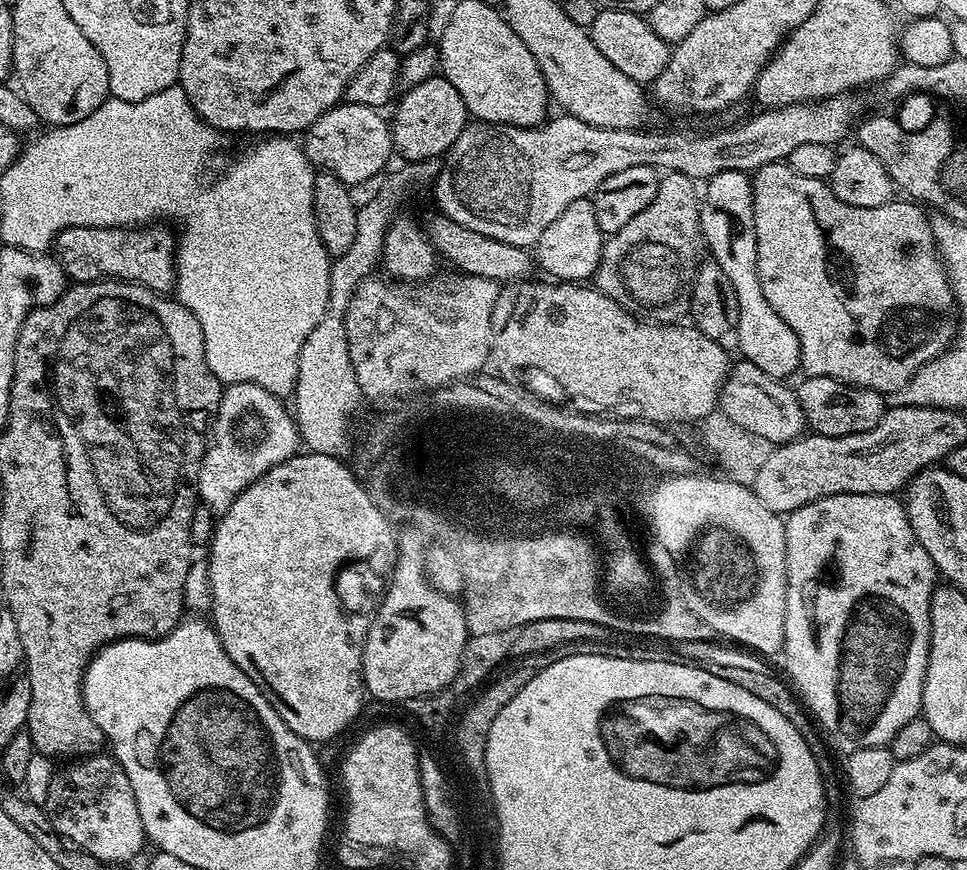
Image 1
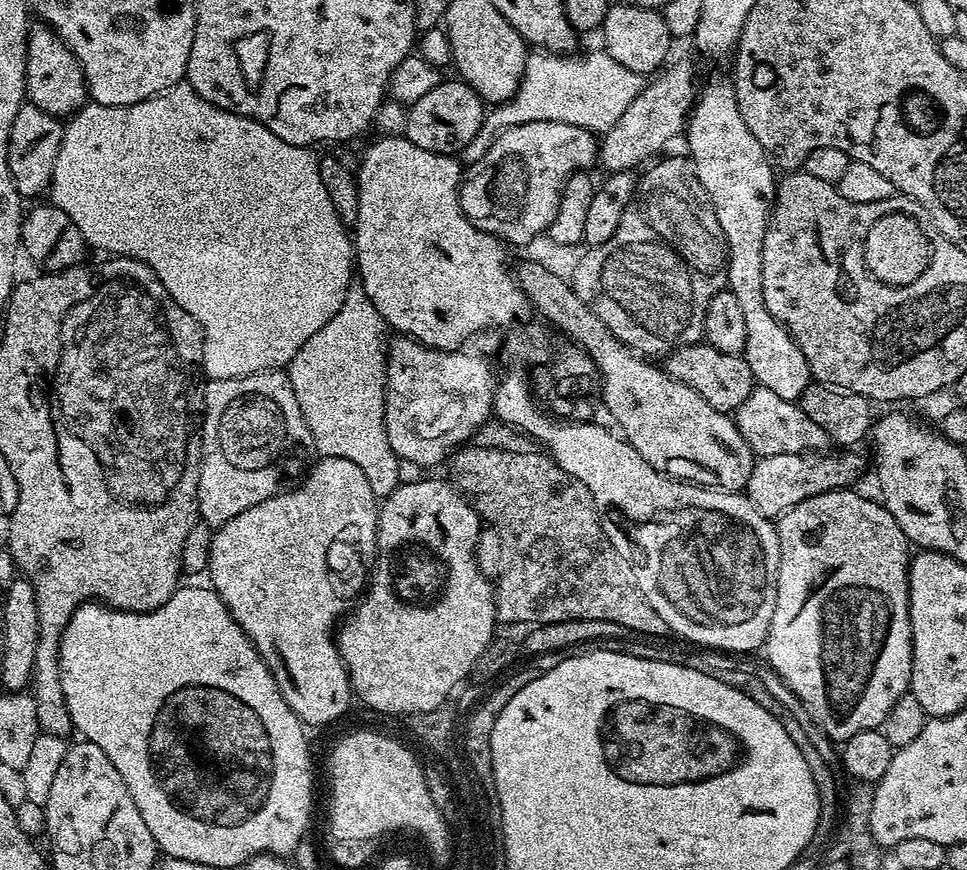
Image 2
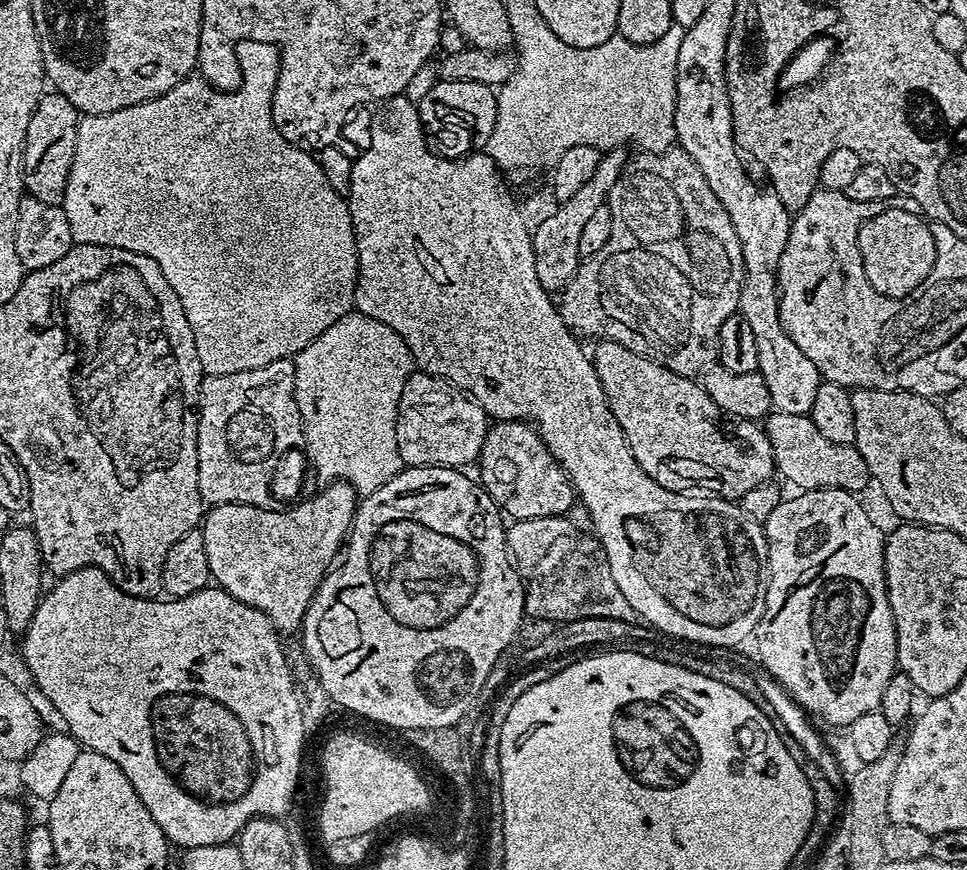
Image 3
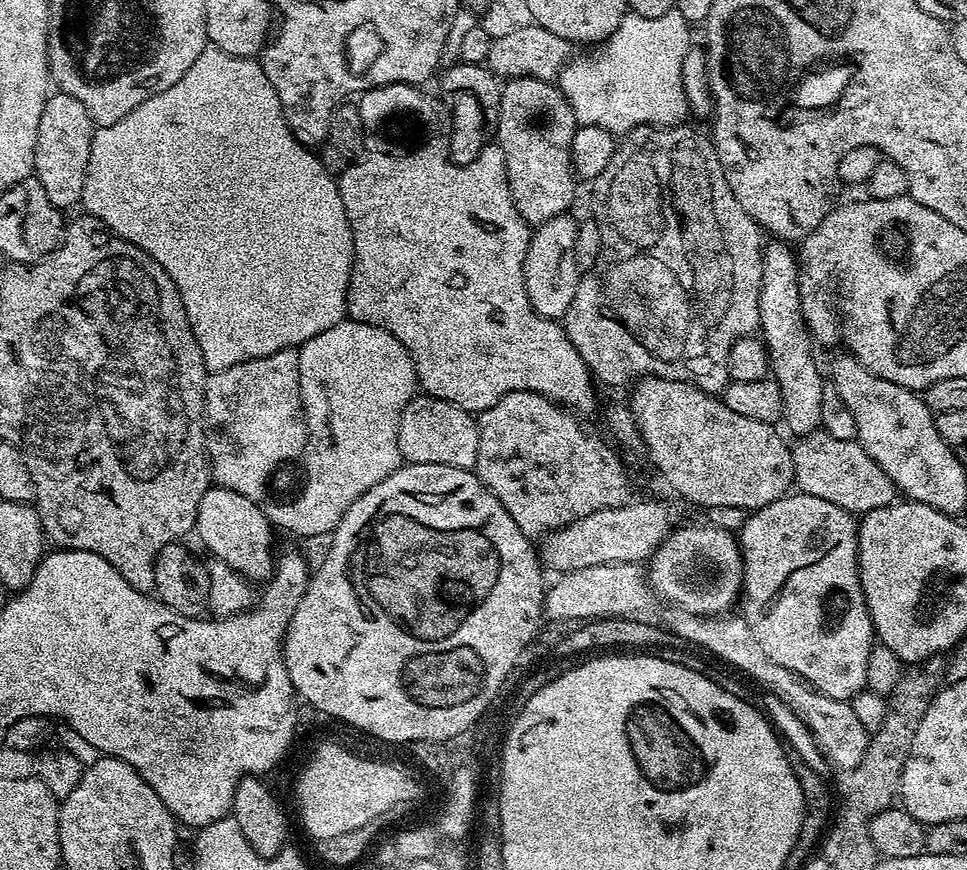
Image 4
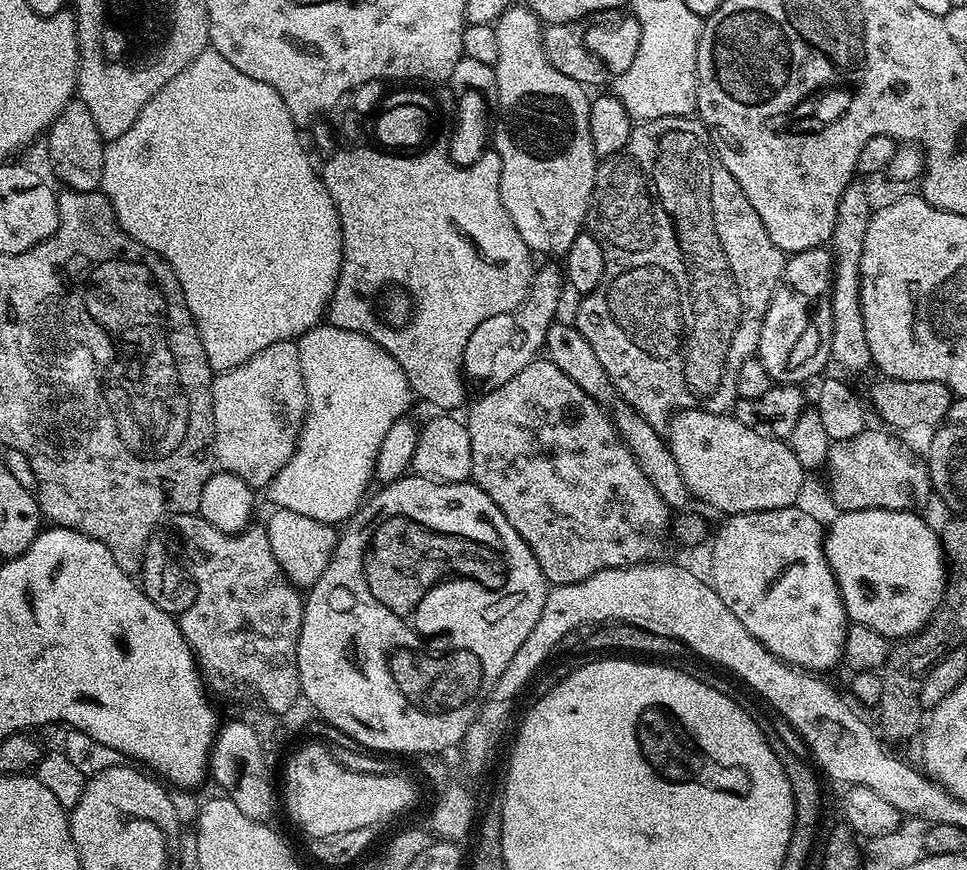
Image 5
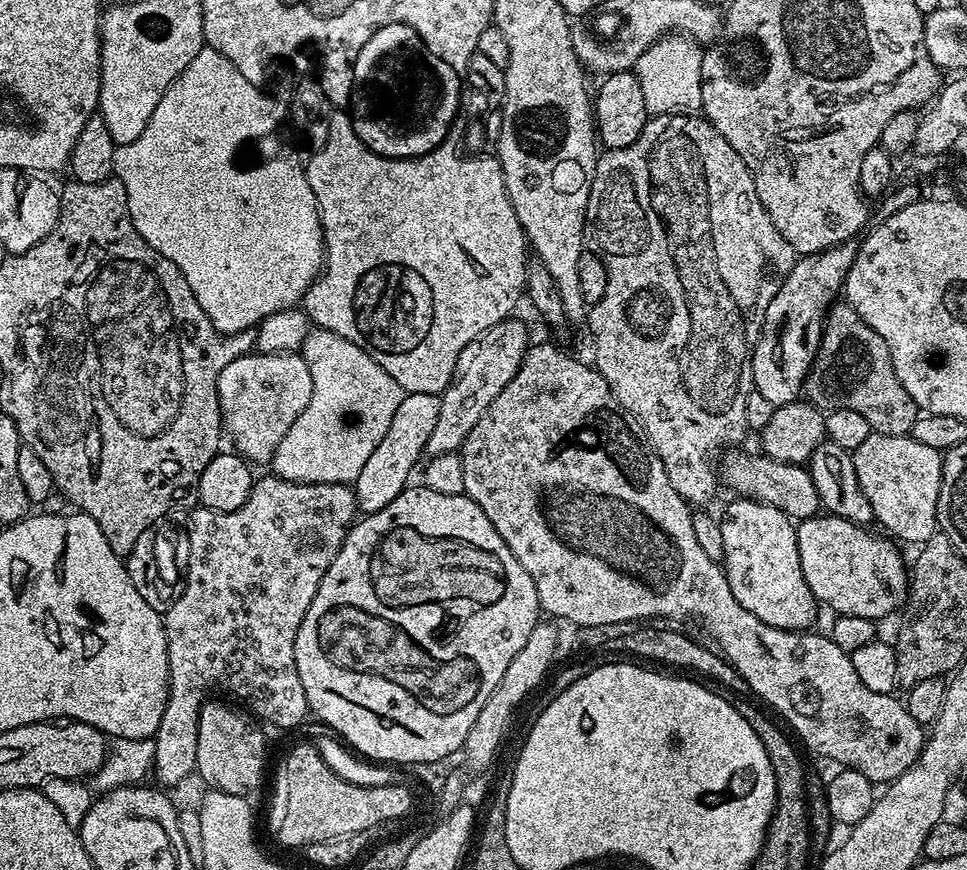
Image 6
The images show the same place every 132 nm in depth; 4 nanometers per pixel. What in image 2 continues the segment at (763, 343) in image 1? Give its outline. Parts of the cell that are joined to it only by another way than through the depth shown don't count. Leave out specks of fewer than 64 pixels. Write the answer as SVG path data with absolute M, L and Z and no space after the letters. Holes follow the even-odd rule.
M716 76L705 88L703 85L699 89L696 102L688 114L687 136L689 152L687 155L692 161L692 167L696 169L698 182L702 182L708 200L712 203L712 212L716 215L716 226L726 249L728 262L726 288L727 291L734 294L734 298L738 298L738 306L742 309L742 315L746 321L744 361L750 366L753 381L759 387L778 394L778 398L799 401L801 394L808 389L809 384L813 383L812 371L792 335L772 317L770 310L766 310L766 298L762 298L762 242L768 229L768 217L776 198L778 180L775 175L772 177L773 165L770 163L764 147L758 142L758 138L754 138L754 134L750 134L746 122L738 110L736 89L731 79L723 80L722 77Z

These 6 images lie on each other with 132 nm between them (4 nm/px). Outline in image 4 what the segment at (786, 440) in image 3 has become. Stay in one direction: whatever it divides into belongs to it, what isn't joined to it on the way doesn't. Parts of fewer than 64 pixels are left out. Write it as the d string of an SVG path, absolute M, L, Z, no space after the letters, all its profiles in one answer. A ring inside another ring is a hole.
M817 430L799 437L795 443L791 445L791 450L796 471L794 484L799 491L814 498L826 498L826 502L834 502L834 506L842 506L842 510L853 514L897 503L894 482L890 482L886 470L882 470L882 466L878 466L878 462L874 462L874 458L870 458L856 440L830 438L830 434Z

